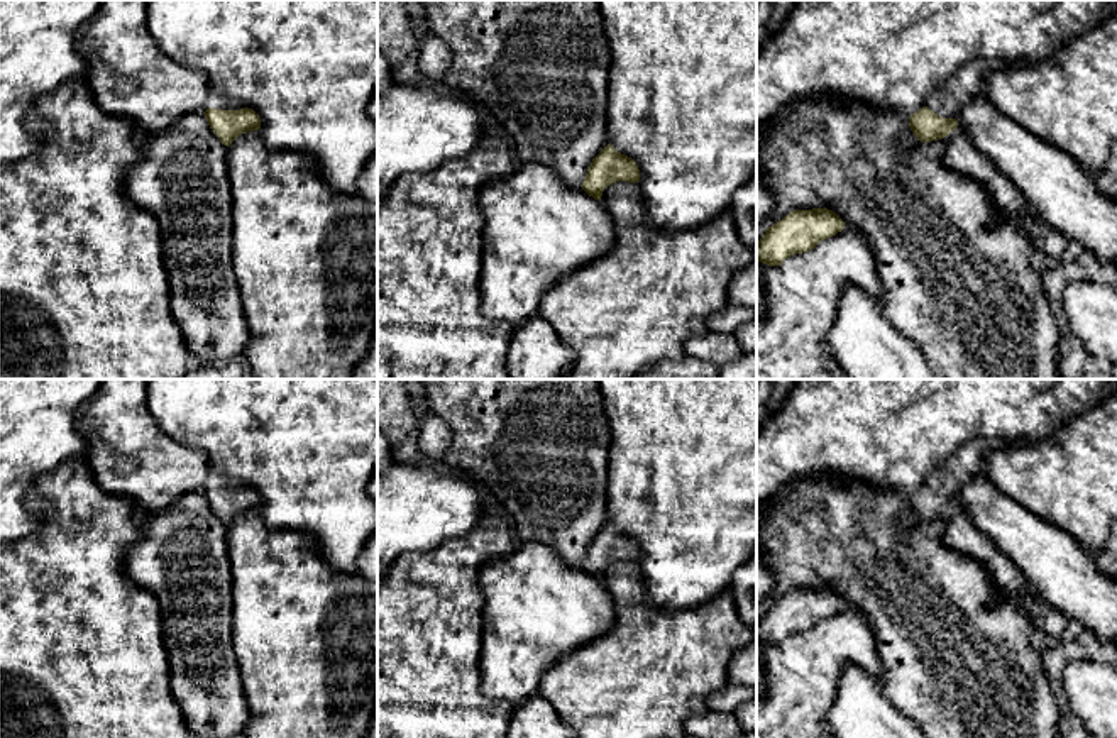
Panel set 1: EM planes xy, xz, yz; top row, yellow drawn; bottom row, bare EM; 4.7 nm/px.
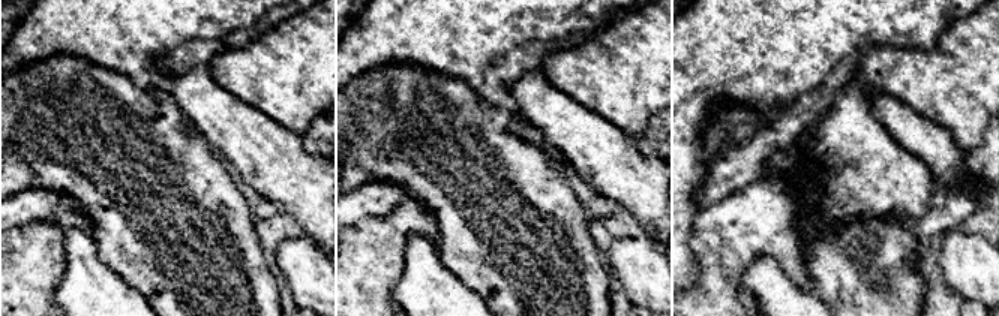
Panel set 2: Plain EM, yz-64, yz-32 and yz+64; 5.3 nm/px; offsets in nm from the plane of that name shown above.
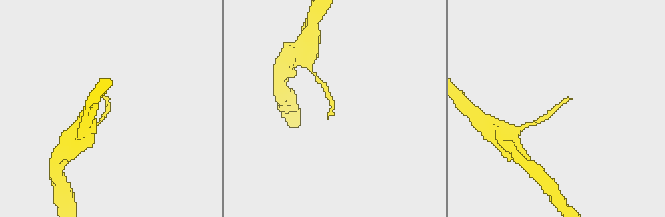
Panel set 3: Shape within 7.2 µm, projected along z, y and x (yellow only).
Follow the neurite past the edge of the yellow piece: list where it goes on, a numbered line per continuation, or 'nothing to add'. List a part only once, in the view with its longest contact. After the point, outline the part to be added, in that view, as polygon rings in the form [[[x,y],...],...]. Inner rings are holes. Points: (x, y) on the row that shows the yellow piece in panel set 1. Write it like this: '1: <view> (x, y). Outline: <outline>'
1: xy (215, 100). Outline: [[[210,91],[210,96],[206,100],[206,108],[240,110],[245,107],[234,100],[223,98],[218,91]]]

